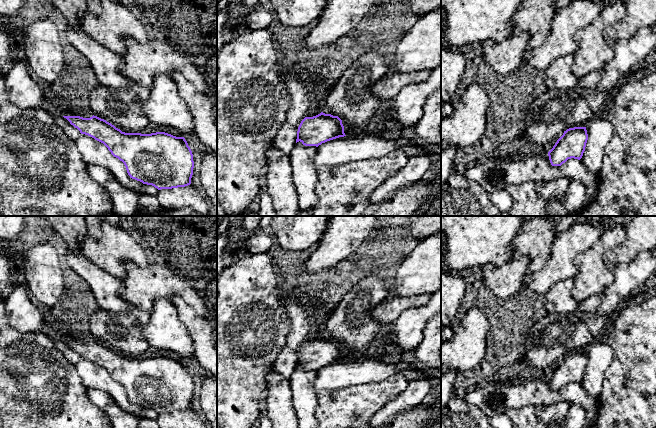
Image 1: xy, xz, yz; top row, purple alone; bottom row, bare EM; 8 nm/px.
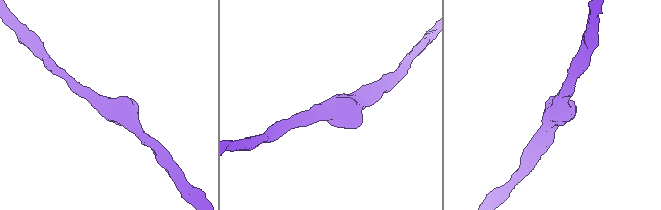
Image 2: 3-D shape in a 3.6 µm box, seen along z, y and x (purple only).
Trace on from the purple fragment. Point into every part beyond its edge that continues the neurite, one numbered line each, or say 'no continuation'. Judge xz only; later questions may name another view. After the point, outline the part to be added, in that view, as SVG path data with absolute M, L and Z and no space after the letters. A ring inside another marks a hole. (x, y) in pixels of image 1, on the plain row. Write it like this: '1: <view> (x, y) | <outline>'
no continuation

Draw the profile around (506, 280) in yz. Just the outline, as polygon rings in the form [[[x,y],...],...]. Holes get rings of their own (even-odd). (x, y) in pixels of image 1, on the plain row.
[[[519,255],[502,265],[487,264],[482,267],[483,279],[497,298],[506,299],[525,287],[524,278],[529,265],[528,255]]]

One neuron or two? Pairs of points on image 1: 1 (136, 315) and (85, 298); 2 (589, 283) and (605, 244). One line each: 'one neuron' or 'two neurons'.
1: one neuron
2: one neuron

